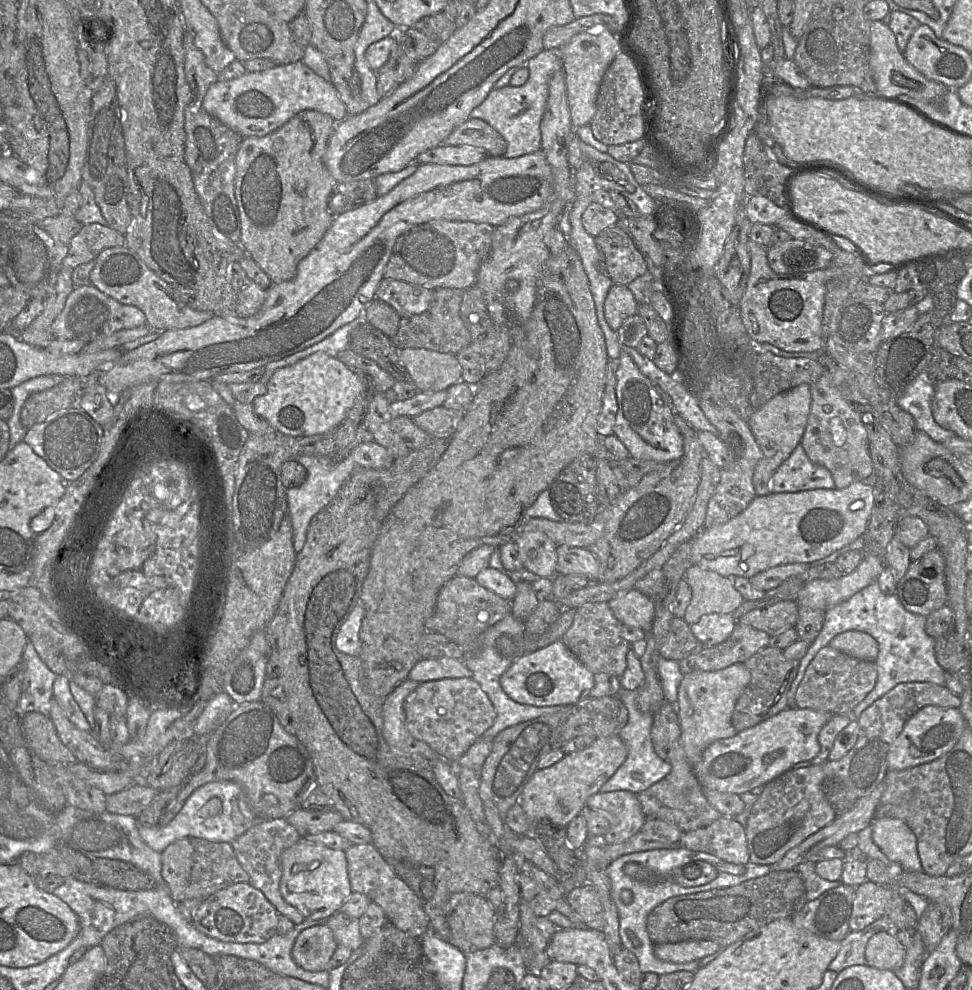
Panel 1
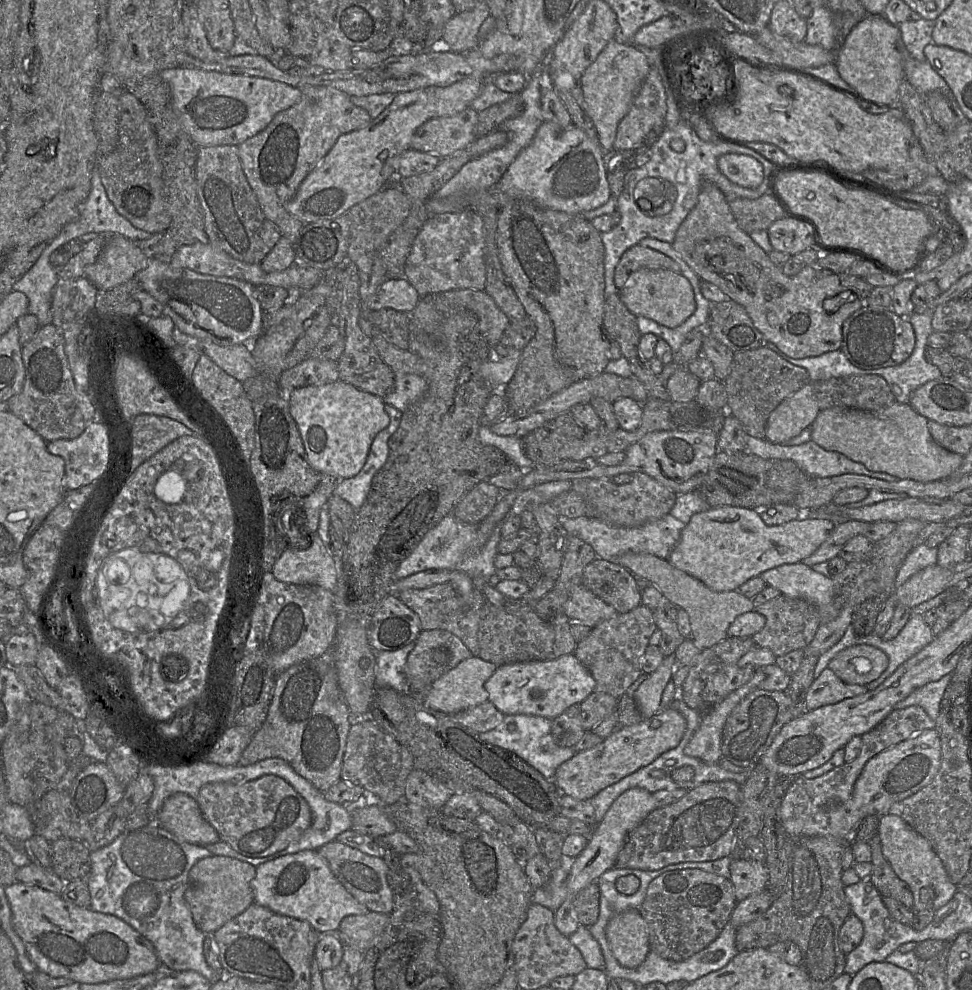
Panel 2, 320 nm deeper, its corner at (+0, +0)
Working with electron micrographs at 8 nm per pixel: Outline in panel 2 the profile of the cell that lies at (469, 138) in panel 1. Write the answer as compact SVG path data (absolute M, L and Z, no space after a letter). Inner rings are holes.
M468 107L454 116L432 118L412 136L410 149L432 153L440 158L465 149L475 139L479 113Z

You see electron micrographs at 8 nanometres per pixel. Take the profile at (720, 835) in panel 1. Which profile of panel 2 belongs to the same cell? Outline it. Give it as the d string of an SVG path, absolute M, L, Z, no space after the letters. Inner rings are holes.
M734 859L730 872L737 902L767 888L769 872L762 862Z

